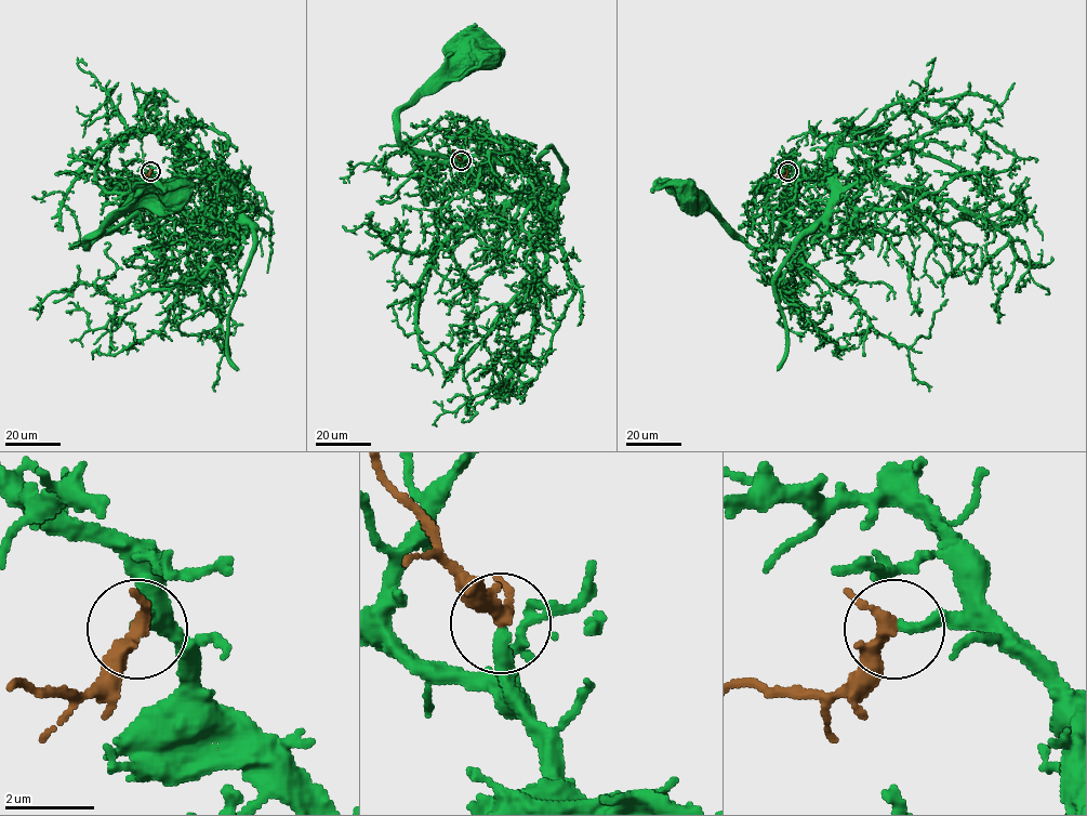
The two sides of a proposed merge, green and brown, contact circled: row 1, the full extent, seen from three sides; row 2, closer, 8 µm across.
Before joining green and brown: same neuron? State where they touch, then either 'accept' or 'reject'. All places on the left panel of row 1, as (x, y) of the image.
at (150, 171); accept

